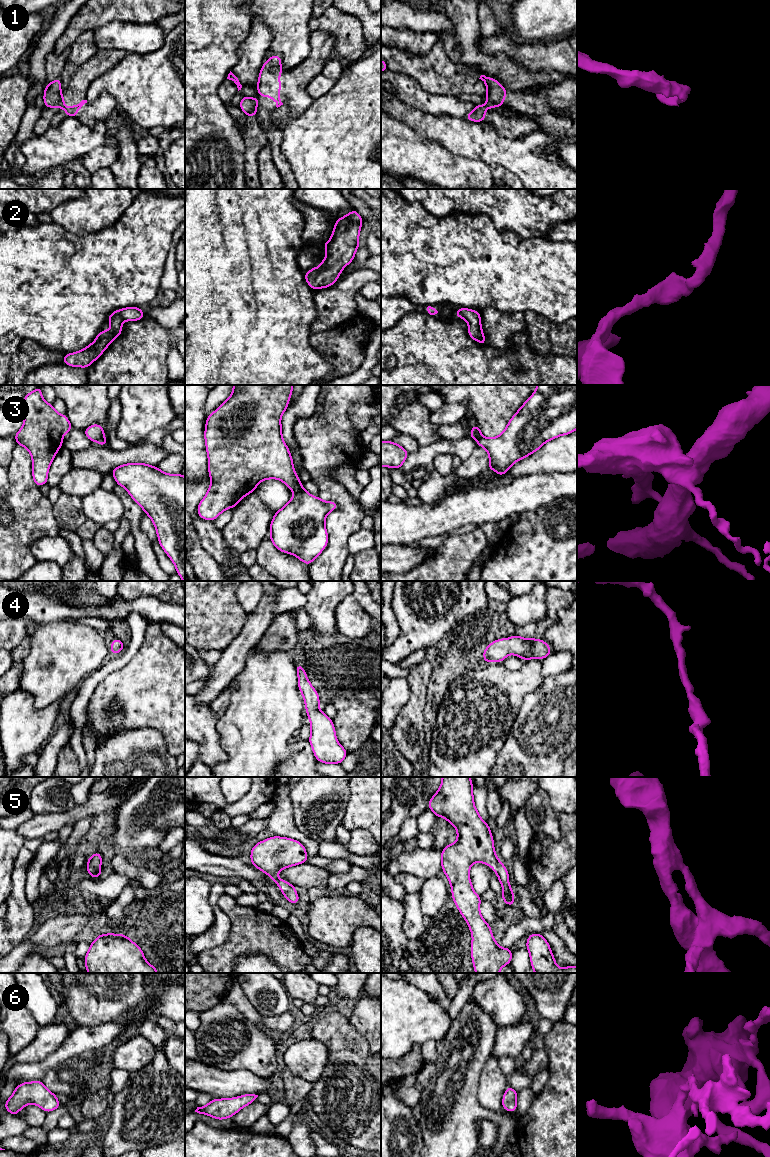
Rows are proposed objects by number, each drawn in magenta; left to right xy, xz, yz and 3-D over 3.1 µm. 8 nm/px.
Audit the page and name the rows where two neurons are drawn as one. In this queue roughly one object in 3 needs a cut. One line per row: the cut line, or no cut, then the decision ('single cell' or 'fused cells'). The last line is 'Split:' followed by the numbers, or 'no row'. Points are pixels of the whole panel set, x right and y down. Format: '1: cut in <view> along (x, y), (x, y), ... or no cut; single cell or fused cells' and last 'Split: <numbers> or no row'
1: cut in xy along (62, 96), (57, 105); fused cells
2: no cut; single cell
3: cut in xz along (299, 481), (289, 488); fused cells
4: no cut; single cell
5: no cut; single cell
6: no cut; single cell
Split: 1, 3

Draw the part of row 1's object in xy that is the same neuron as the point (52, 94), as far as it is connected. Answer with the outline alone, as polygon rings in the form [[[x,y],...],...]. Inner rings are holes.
[[[58,77],[53,82],[47,83],[45,87],[43,101],[46,109],[58,106],[61,97],[61,78]]]

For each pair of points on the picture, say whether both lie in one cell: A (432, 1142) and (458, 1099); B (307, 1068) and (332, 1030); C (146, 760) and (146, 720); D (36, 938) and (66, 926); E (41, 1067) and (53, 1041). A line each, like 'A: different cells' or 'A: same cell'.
A: same cell
B: different cells
C: different cells
D: same cell
E: different cells

